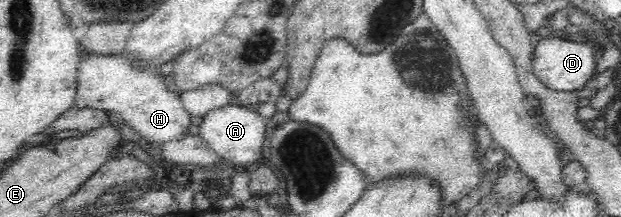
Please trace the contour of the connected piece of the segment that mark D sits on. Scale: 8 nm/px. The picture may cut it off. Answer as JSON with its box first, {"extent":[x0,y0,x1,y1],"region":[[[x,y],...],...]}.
{"extent":[533,33,597,91],"region":[[[544,33],[535,39],[533,53],[533,72],[536,78],[554,91],[585,90],[585,85],[596,73],[597,58],[594,56],[596,46],[588,43],[572,42],[560,38],[546,36]]]}

